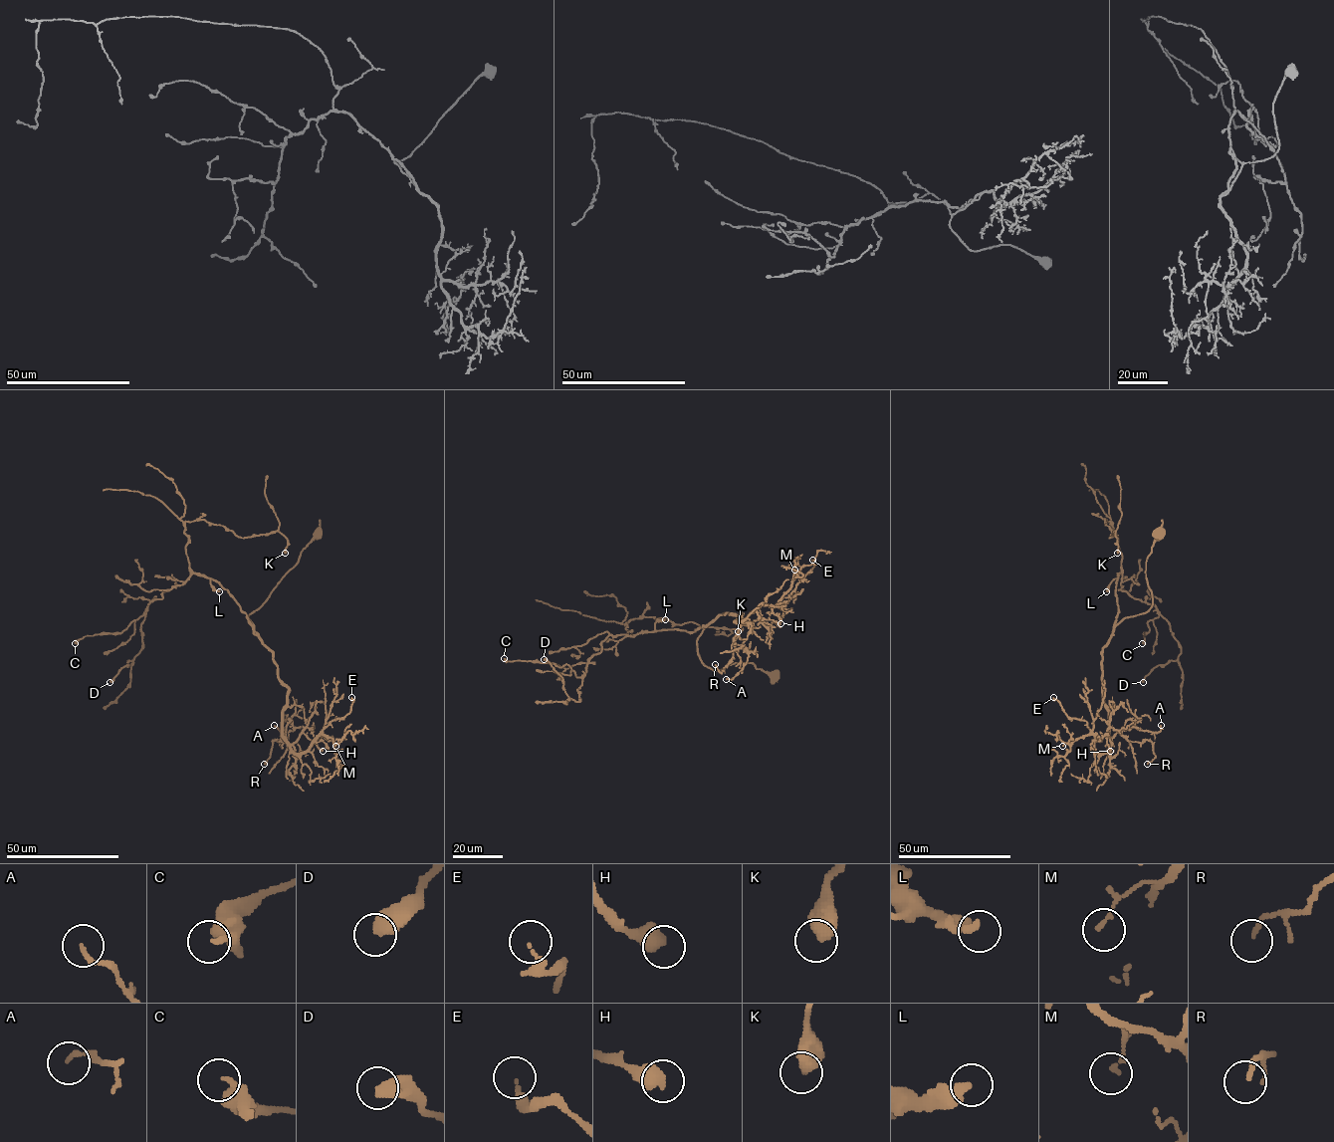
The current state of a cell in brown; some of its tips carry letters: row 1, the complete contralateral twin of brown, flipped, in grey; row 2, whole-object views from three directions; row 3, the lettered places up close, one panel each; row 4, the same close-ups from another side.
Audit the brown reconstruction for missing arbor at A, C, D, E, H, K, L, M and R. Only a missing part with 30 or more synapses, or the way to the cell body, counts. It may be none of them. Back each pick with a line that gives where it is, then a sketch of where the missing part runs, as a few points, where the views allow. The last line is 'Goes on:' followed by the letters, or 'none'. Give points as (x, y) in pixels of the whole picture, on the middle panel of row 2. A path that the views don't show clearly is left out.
Goes on: none

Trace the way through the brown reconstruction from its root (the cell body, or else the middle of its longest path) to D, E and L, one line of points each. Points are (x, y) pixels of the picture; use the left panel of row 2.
D: (318, 535), (248, 616), (253, 628), (210, 578), (193, 573), (163, 591), (147, 605), (141, 650), (110, 682)
E: (318, 535), (248, 617), (288, 689), (283, 738), (295, 753), (307, 751), (331, 721), (347, 714), (351, 697)
L: (318, 535), (268, 598), (248, 616), (253, 628), (231, 594), (210, 578), (210, 584), (219, 591)

